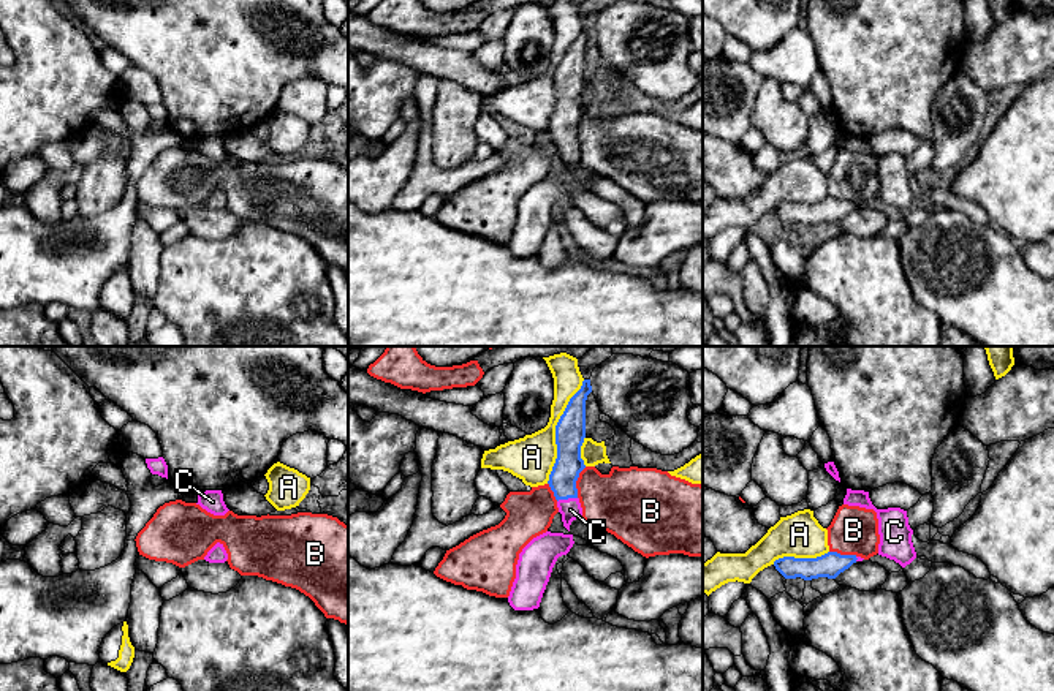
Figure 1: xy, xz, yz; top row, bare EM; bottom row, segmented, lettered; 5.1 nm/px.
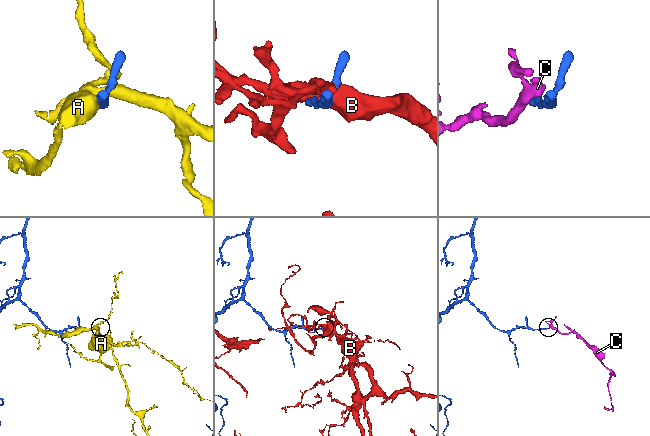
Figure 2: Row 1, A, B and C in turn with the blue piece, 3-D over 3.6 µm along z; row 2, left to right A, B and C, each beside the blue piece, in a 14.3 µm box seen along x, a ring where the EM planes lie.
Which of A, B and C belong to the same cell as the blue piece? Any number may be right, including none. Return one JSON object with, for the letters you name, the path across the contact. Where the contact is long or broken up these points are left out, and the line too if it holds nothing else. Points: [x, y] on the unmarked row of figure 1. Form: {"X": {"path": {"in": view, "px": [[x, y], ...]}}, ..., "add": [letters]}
{"add": ["C"]}

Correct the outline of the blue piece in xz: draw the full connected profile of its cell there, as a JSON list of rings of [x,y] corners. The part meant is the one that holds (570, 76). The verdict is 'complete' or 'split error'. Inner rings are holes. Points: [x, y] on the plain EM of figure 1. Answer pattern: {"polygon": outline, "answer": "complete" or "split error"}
{"polygon": [[[584,25],[555,71],[557,104],[548,130],[554,138],[563,172],[568,177],[571,168],[582,161],[576,126],[586,114],[581,104],[581,92],[586,84],[586,46],[590,38],[590,25]]], "answer": "split error"}

